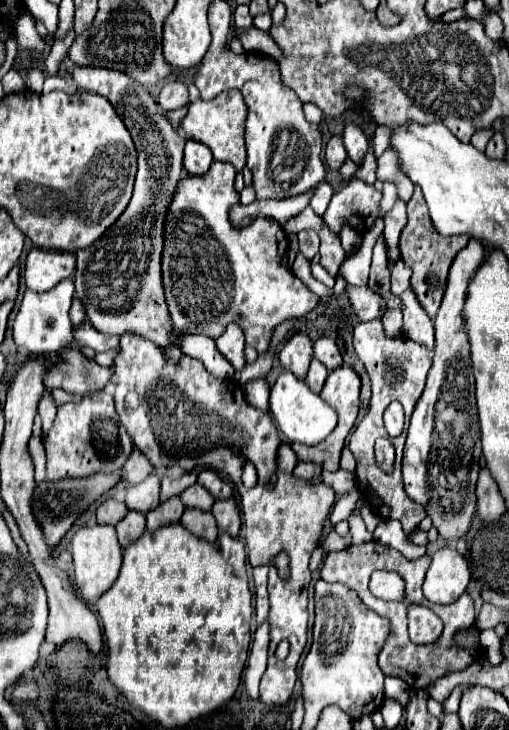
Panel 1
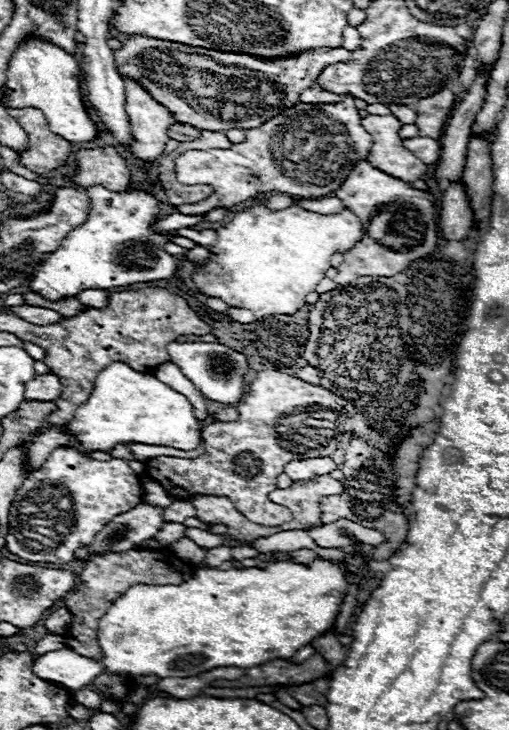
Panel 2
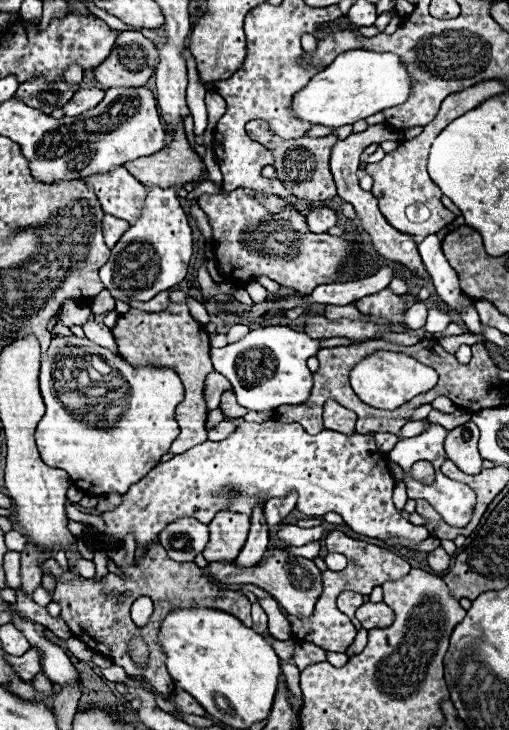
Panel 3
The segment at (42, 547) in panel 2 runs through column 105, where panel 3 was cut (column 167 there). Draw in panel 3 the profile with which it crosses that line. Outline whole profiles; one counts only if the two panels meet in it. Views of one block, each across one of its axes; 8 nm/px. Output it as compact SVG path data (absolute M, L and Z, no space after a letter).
M244 422L226 440L206 440L184 454L176 454L168 462L160 462L148 476L122 494L118 508L100 514L106 524L104 532L88 530L82 538L92 548L110 550L122 546L126 534L132 532L136 546L146 548L158 542L160 532L178 518L190 516L202 524L210 524L220 510L250 514L254 506L270 498L284 498L288 492L298 492L296 508L310 518L338 512L358 534L384 540L386 544L394 544L398 538L418 544L430 534L424 526L410 524L394 508L394 486L396 482L388 472L388 458L376 448L370 434L346 436L334 430L322 430L312 436L296 422Z

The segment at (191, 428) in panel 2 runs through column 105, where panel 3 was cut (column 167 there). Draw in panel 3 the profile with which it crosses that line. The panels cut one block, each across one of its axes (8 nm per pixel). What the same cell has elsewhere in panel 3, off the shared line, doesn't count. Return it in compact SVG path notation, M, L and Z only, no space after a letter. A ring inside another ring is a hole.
M56 336L52 338L52 344L46 352L46 358L42 358L42 368L40 368L40 390L42 390L42 396L44 396L44 402L46 402L46 414L44 418L38 422L38 428L36 428L36 444L38 444L38 450L40 450L40 456L42 460L52 466L52 468L62 468L70 474L72 480L82 480L82 482L74 482L78 488L82 490L88 490L90 494L96 494L96 496L102 496L102 494L112 494L112 492L118 492L118 494L124 494L132 484L140 482L158 462L160 458L170 450L170 444L174 442L174 438L178 436L178 422L174 420L174 408L176 404L180 404L180 400L184 398L184 390L182 390L182 384L180 384L180 378L176 376L174 370L170 368L154 368L154 366L142 366L142 368L134 368L130 366L124 358L112 354L110 350L106 348L100 348L96 344L92 344L88 338L76 338L76 336ZM92 356L100 356L100 360L104 360L112 372L110 374L100 374L92 368Z

